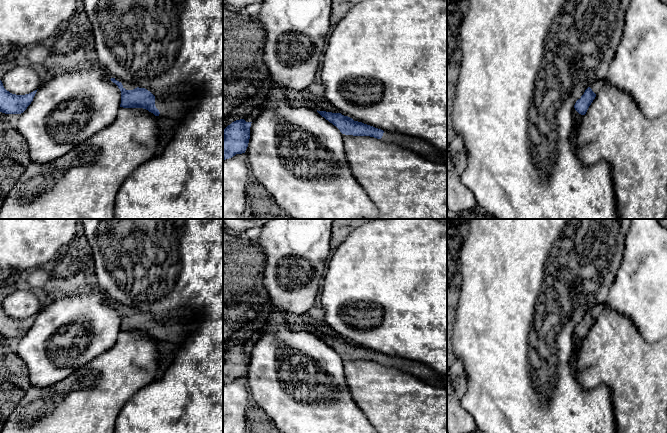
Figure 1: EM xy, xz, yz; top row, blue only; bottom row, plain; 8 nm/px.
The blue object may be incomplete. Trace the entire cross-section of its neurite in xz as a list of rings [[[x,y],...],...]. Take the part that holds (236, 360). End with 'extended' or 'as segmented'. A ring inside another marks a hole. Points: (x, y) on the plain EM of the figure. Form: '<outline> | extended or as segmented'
[[[240,343],[223,354],[223,384],[245,377],[250,363],[251,347]]] | as segmented

